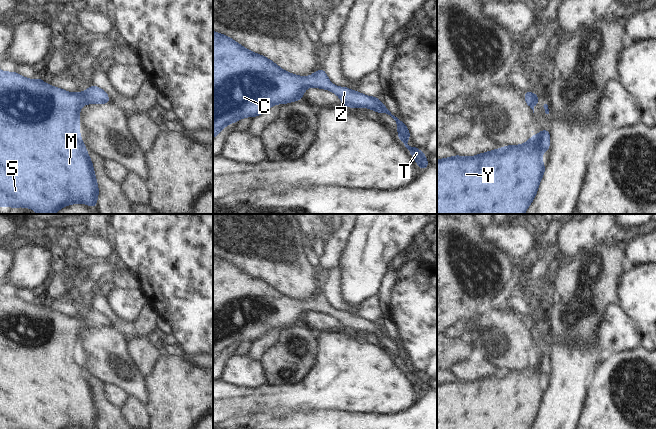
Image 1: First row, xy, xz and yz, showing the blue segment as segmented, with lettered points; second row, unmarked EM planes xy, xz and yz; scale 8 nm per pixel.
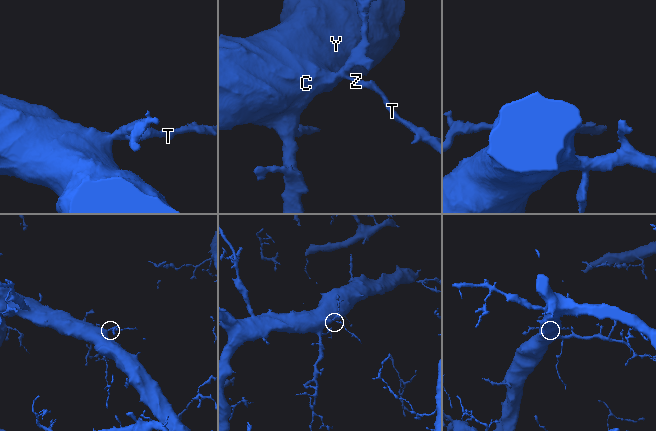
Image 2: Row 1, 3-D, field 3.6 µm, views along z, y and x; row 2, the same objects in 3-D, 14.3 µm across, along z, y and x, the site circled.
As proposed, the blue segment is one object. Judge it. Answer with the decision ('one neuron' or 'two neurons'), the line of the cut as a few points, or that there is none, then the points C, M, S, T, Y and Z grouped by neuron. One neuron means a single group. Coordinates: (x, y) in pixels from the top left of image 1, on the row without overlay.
one neuron; cut none; groups C M S T Y Z

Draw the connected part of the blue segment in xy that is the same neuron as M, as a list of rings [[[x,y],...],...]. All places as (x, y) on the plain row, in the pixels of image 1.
[[[0,294],[0,429],[71,429],[75,427],[97,429],[99,412],[93,388],[79,359],[79,339],[84,327],[106,328],[110,327],[110,322],[104,314],[95,309],[91,309],[84,316],[70,317],[61,312],[50,310],[40,302],[30,304],[15,295],[3,296]]]

